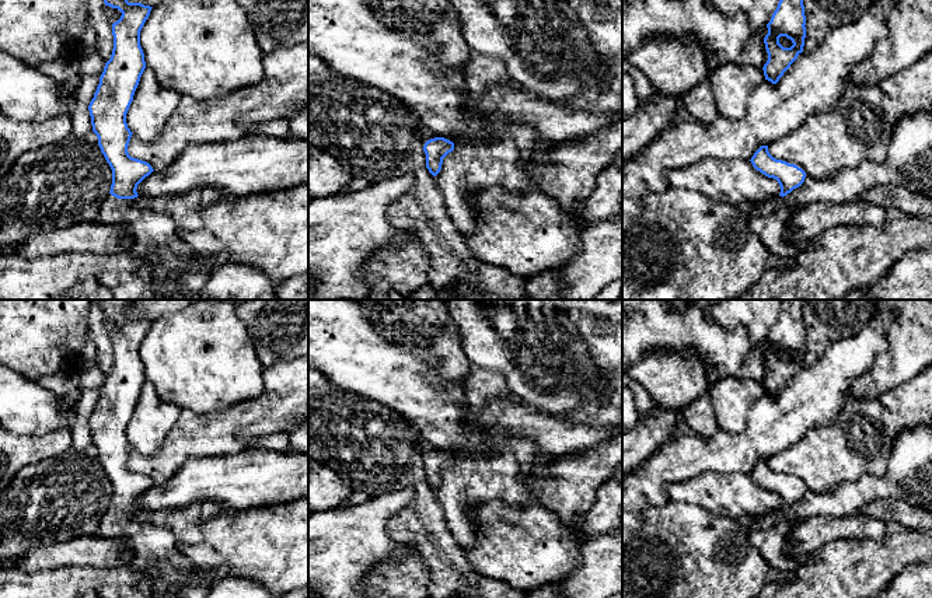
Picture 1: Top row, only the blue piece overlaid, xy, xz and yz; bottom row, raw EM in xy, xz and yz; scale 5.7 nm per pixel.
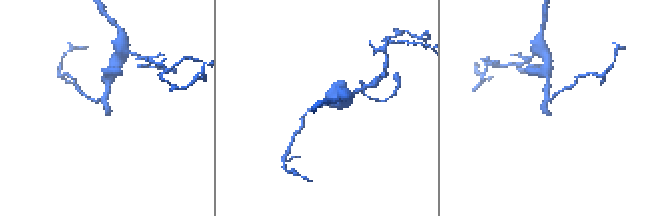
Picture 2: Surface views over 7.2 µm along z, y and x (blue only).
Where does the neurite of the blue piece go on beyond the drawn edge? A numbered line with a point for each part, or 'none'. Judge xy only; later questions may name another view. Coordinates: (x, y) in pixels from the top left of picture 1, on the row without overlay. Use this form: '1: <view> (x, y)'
1: xy (152, 545)

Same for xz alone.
1: xz (426, 447)

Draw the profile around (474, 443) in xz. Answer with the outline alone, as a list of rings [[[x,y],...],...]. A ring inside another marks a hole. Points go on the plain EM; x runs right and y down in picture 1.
[[[472,438],[467,447],[467,448],[475,448],[479,454],[484,454],[484,459],[491,459],[492,457],[495,457],[503,447],[498,447],[498,448],[492,448],[492,450],[486,450],[486,447],[478,440],[478,438]]]

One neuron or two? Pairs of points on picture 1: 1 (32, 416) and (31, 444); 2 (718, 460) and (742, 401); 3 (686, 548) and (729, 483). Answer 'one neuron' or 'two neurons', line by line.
1: two neurons
2: two neurons
3: two neurons

